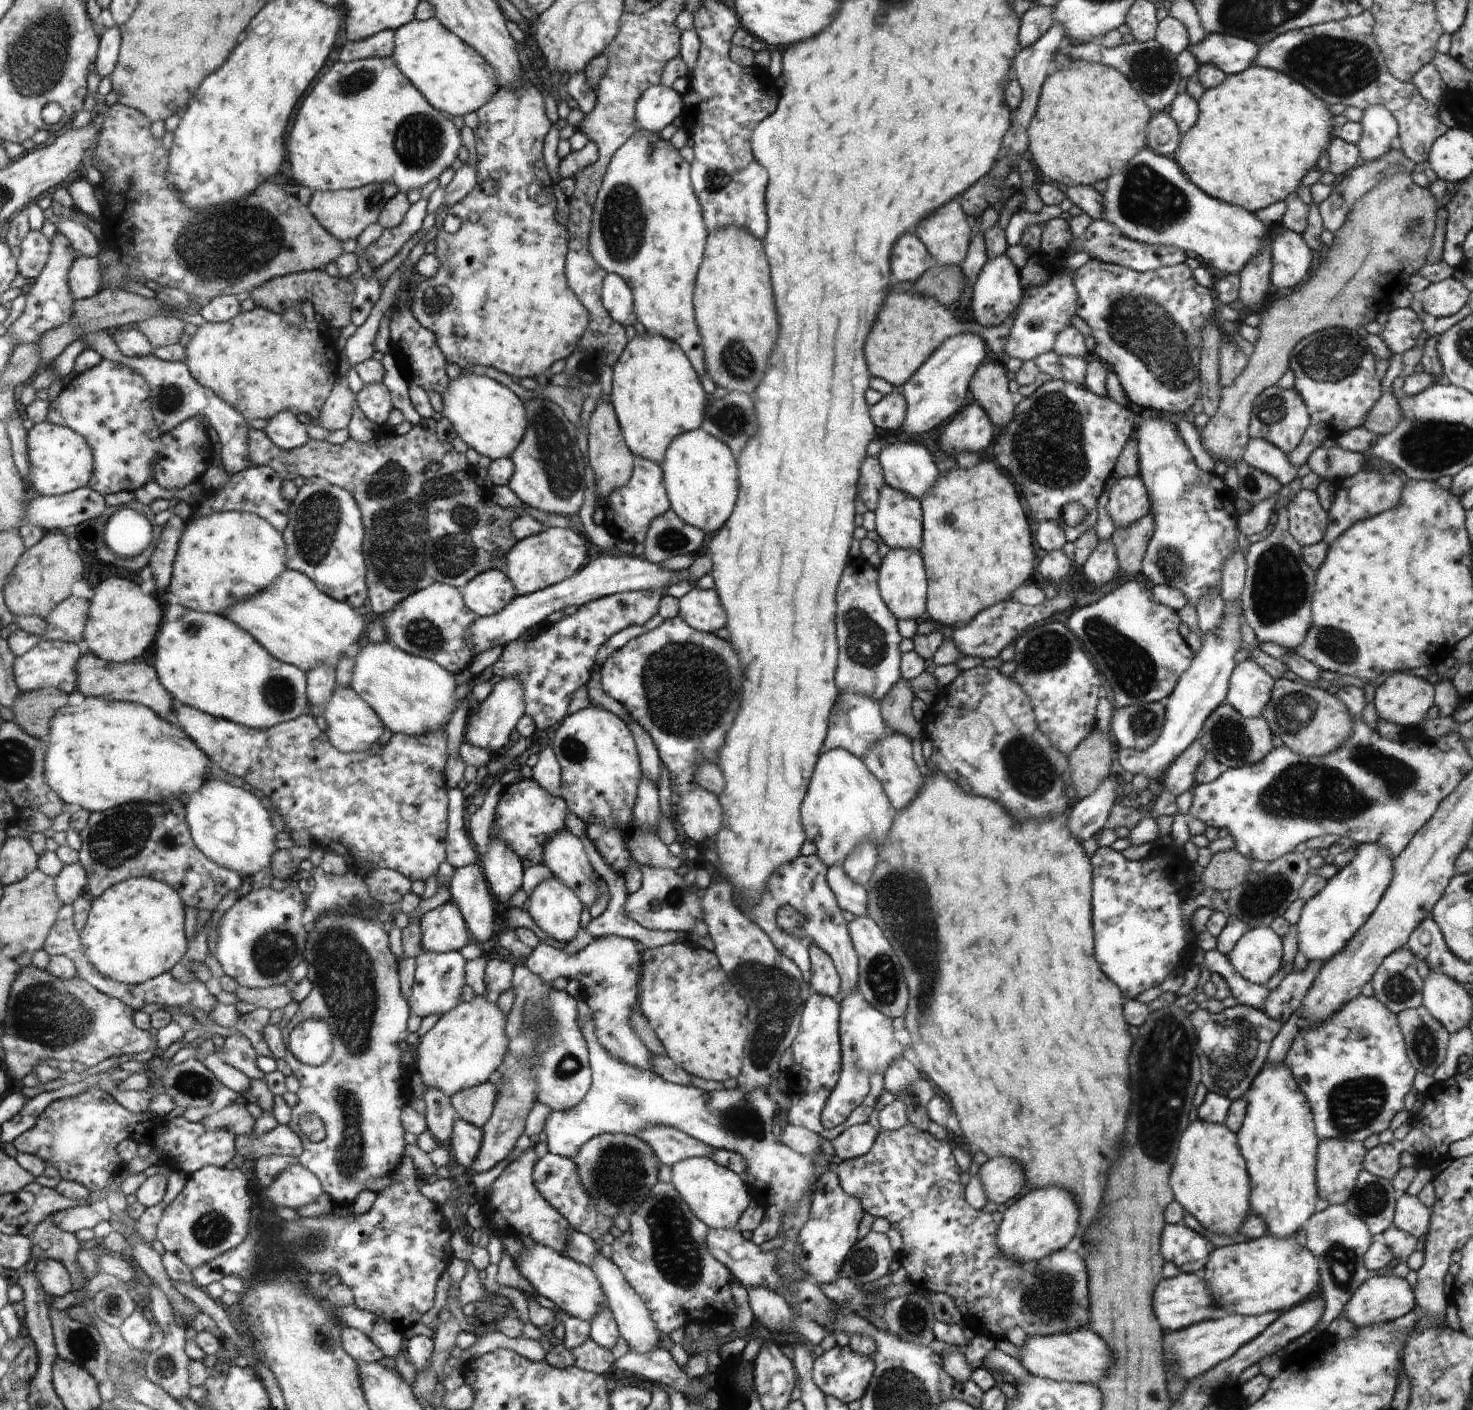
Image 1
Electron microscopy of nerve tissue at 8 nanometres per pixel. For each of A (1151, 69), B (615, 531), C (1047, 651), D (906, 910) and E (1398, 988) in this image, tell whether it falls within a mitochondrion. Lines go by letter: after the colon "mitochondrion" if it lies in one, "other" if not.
A: mitochondrion
B: other
C: mitochondrion
D: mitochondrion
E: mitochondrion

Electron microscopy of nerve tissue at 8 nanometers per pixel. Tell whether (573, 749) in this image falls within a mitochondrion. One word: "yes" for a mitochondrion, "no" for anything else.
yes

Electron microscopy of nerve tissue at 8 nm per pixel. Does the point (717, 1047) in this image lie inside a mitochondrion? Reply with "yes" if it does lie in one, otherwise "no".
no

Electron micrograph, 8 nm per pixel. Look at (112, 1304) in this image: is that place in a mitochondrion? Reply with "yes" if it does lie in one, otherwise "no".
no

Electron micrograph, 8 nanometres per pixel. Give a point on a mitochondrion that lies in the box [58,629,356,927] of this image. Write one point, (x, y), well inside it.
(115, 840)

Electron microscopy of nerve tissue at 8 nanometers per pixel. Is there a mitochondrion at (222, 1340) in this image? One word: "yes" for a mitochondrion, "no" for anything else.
no

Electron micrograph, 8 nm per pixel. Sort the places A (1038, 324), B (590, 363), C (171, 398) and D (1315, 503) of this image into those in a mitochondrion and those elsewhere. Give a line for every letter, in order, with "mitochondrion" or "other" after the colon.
A: mitochondrion
B: other
C: mitochondrion
D: other

